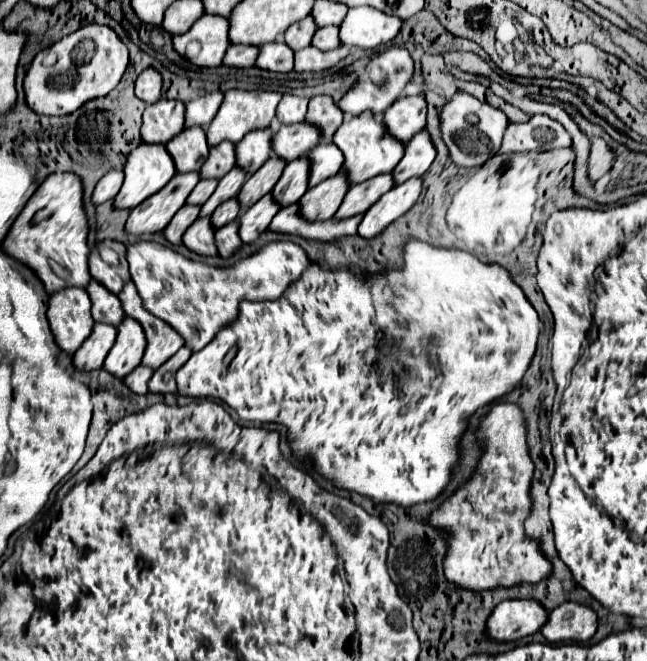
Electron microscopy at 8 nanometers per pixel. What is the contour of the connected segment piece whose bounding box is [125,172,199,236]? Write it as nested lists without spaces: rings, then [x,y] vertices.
[[[197,172],[177,174],[175,178],[171,178],[167,186],[163,186],[151,198],[143,200],[141,206],[135,206],[129,212],[129,218],[125,222],[125,232],[131,236],[161,232],[175,216],[175,212],[183,206],[183,202],[187,200],[187,196],[191,194],[197,182],[199,182]]]

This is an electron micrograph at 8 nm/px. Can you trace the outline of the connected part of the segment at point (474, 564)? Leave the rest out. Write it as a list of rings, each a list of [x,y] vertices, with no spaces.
[[[495,402],[475,434],[483,446],[475,474],[427,518],[447,532],[445,578],[475,594],[499,586],[513,588],[523,582],[537,584],[551,576],[553,566],[541,552],[541,540],[525,536],[523,530],[523,520],[531,512],[531,474],[535,468],[527,454],[523,414],[515,404]]]

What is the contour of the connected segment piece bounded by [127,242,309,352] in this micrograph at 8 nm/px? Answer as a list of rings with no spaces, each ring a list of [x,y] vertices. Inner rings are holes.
[[[157,242],[131,244],[127,248],[127,262],[131,280],[143,298],[143,308],[177,330],[193,352],[207,346],[223,326],[229,326],[237,318],[241,300],[275,300],[309,266],[303,248],[293,242],[271,242],[229,270],[193,262]]]

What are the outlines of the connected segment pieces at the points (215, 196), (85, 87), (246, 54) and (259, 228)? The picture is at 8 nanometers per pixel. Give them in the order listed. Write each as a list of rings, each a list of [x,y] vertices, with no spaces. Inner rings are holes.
[[[235,168],[235,170],[227,172],[227,174],[219,180],[219,184],[217,184],[215,192],[211,194],[211,198],[201,206],[199,218],[211,216],[213,210],[215,210],[219,204],[223,204],[223,202],[227,202],[229,198],[233,198],[233,196],[239,192],[239,188],[243,186],[245,180],[247,180],[247,174],[245,174],[241,168]]]
[[[91,24],[91,26],[79,28],[75,34],[69,34],[67,38],[55,42],[53,46],[49,46],[47,50],[39,52],[33,58],[33,62],[25,74],[25,82],[23,82],[27,106],[39,114],[45,114],[45,116],[71,114],[71,112],[79,110],[85,102],[107,96],[119,84],[127,64],[129,64],[127,46],[119,40],[119,36],[109,26]],[[85,38],[93,40],[95,54],[87,64],[75,66],[71,62],[69,54]]]
[[[229,46],[223,58],[223,66],[229,68],[251,68],[257,60],[259,48],[255,46]]]
[[[271,194],[263,196],[255,206],[243,212],[237,218],[239,224],[239,238],[243,244],[251,244],[259,238],[259,234],[269,226],[273,216],[279,212],[279,204],[271,198]]]

